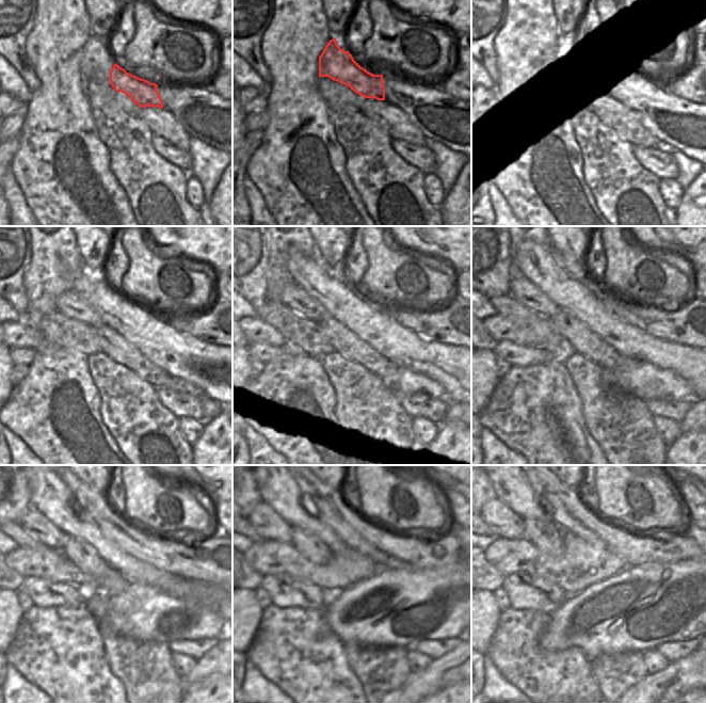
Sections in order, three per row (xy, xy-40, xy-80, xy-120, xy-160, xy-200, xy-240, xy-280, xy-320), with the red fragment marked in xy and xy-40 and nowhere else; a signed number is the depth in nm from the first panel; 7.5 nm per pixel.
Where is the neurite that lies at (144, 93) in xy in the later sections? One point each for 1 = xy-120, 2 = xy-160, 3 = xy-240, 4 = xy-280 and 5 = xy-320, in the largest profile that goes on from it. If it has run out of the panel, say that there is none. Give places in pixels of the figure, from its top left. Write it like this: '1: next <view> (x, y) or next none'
1: next xy-120 (69, 304)
2: next xy-160 (293, 298)
3: next xy-240 (33, 523)
4: next xy-280 (269, 525)
5: next xy-320 (502, 522)

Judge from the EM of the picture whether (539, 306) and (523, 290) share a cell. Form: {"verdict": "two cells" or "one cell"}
{"verdict": "one cell"}

